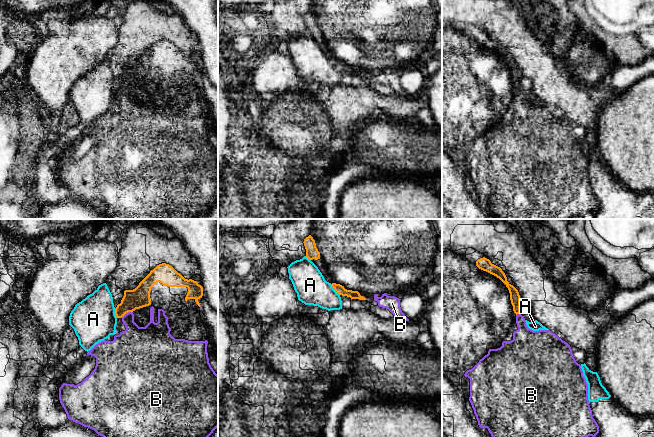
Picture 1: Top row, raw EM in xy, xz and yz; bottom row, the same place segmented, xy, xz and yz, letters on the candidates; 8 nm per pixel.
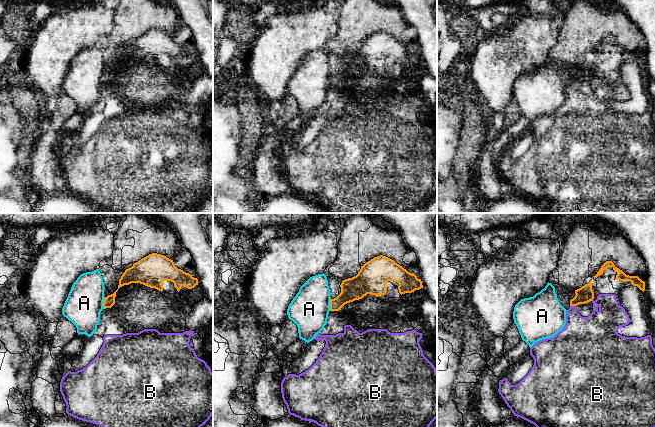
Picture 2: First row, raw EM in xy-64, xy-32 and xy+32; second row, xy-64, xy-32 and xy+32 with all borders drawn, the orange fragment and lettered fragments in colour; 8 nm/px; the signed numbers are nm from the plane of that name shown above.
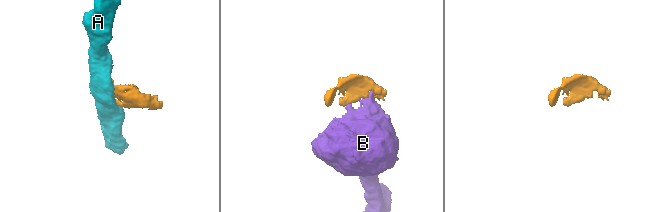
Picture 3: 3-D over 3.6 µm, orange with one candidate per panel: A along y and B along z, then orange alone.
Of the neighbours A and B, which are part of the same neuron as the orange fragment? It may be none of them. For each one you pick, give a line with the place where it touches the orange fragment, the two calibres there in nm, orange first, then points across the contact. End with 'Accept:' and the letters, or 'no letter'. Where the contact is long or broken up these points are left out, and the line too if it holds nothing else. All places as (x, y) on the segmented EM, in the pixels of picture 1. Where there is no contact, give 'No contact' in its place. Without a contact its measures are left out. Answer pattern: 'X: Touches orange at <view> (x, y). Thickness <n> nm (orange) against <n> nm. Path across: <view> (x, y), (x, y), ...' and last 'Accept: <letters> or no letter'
B: Touches orange at xy (126, 312). Thickness 160 nm (orange) against 240 nm
Accept: B

